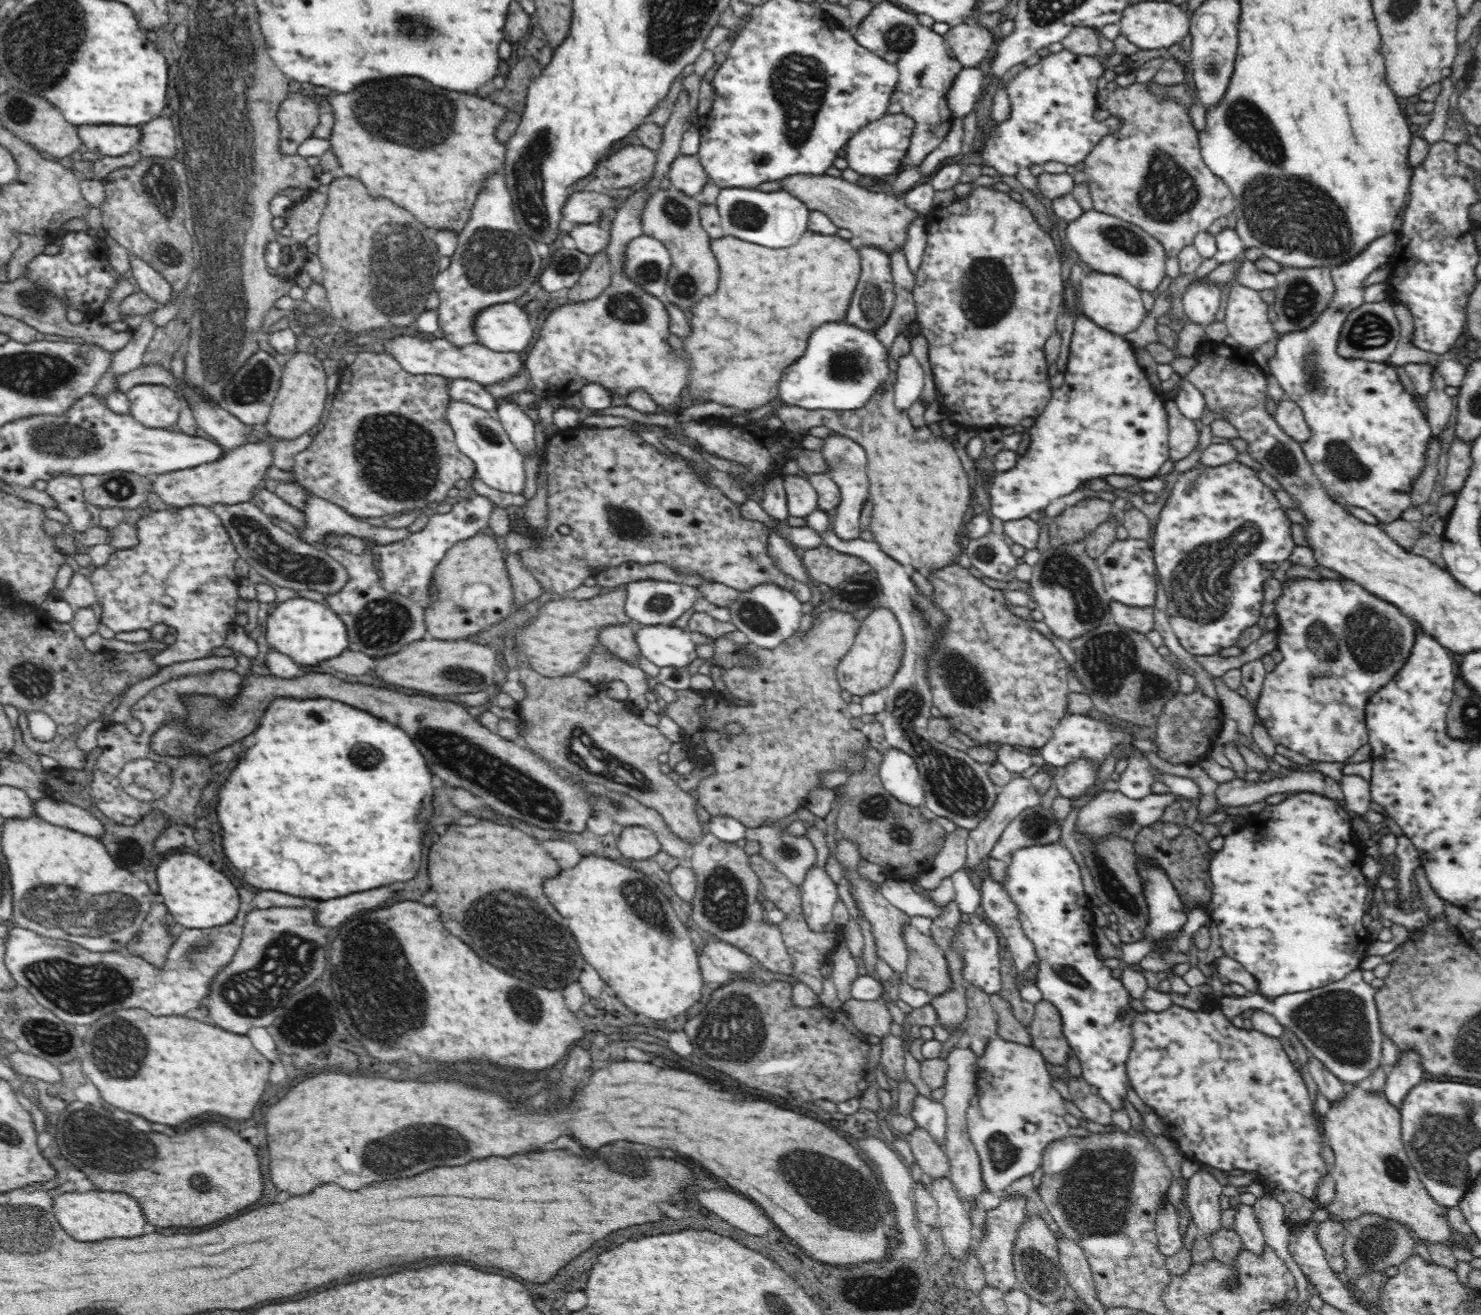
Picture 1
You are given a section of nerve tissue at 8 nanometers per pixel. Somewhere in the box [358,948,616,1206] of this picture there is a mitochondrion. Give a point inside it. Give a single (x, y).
(430, 1145)

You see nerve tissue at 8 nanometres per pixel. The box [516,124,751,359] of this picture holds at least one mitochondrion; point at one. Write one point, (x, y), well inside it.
(625, 307)

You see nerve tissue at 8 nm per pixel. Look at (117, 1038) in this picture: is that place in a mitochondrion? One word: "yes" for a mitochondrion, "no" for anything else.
yes

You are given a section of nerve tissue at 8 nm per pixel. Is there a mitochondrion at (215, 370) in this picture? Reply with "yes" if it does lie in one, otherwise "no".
yes

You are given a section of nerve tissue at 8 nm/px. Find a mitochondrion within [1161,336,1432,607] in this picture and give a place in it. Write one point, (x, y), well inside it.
(1340, 459)

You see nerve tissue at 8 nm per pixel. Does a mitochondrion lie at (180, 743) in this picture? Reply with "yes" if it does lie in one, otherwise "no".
yes

